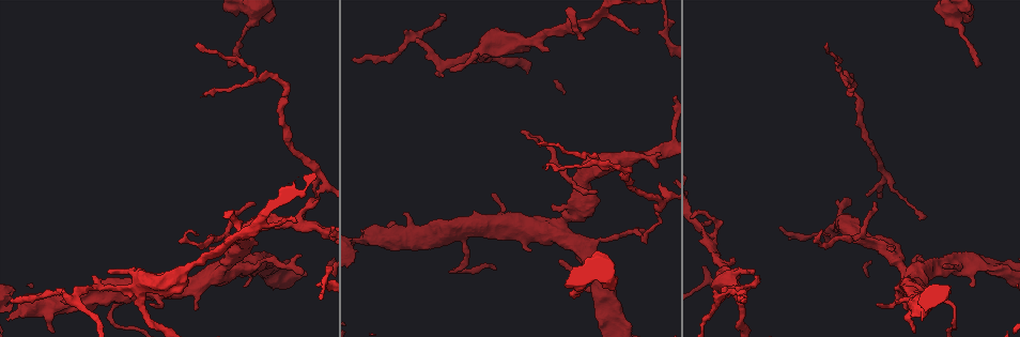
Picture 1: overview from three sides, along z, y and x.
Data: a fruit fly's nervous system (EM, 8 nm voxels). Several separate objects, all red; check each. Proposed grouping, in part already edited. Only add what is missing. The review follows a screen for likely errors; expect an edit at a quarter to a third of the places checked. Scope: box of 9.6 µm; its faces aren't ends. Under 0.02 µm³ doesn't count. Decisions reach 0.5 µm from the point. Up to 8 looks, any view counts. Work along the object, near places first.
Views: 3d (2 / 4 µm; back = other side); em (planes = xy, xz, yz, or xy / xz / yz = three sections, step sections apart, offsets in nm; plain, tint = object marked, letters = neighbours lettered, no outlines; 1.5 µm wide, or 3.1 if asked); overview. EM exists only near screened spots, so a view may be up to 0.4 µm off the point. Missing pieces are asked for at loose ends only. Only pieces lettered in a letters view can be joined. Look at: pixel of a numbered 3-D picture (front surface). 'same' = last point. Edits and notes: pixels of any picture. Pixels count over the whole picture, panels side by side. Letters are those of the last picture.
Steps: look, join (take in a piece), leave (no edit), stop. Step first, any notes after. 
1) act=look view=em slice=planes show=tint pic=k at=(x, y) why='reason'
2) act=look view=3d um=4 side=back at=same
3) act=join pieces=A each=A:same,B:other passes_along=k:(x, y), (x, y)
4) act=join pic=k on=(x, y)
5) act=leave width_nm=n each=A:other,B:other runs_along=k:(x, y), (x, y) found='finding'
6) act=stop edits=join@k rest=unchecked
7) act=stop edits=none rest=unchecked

act=look view=3d um=4 pic=1 at=(267, 20) why='thick end'

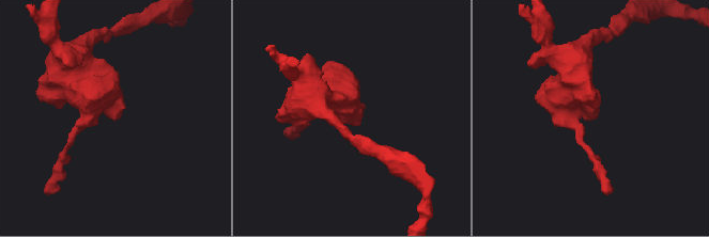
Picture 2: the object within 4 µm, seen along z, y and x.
act=look view=em slice=yz step=8 show=letters pic=2 at=(353, 119)

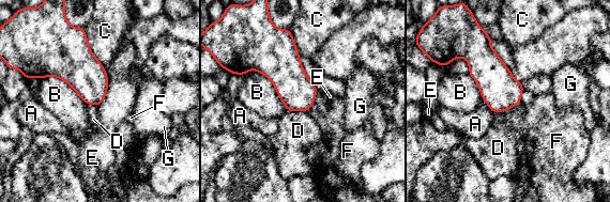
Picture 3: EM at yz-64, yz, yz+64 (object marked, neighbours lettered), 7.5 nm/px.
act=leave each=A:other,B:other,C:other,D:other,E:other,F:other,G:other border=3:(107, 72), (106, 96), (97, 107) found='no lettered piece goes on from it'

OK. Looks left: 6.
act=look view=3d um=4 pic=1 at=(546, 170) why='thin end'

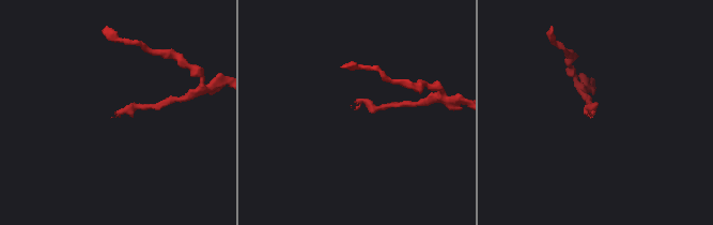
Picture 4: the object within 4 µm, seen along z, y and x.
act=look view=em slice=planes show=letters pic=4 at=(116, 114)

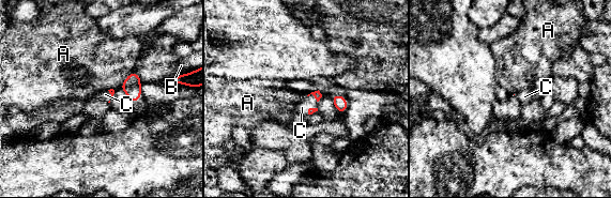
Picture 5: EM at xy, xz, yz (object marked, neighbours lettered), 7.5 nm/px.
act=join pieces=C longest_contact=A:180nm each=A:other,B:other,C:same found='it goes on there'

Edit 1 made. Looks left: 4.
act=look view=3d um=2 pic=1 at=(892, 247) why='free end'

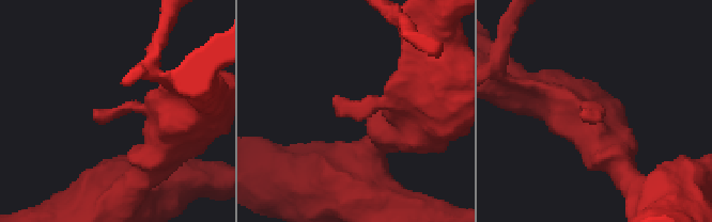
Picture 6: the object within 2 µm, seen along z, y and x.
act=look view=em slice=yz step=8 show=tint pic=6 at=(93, 110) why='now the EM'

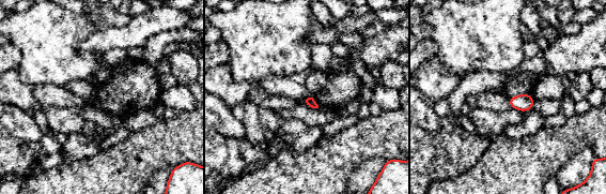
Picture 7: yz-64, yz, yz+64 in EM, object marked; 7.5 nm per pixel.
act=look view=em slice=planes show=letters at=same why='cut it another way'

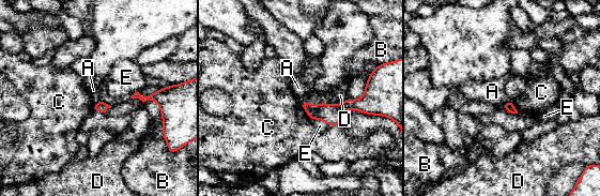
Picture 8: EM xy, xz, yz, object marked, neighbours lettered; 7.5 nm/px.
act=leave each=A:other,B:other,C:other,D:other,E:other runs_along=8:(365, 98), (338, 110), (304, 105) found='none of them fits'

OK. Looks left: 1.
act=stop edits=join@5 rest=unchecked

